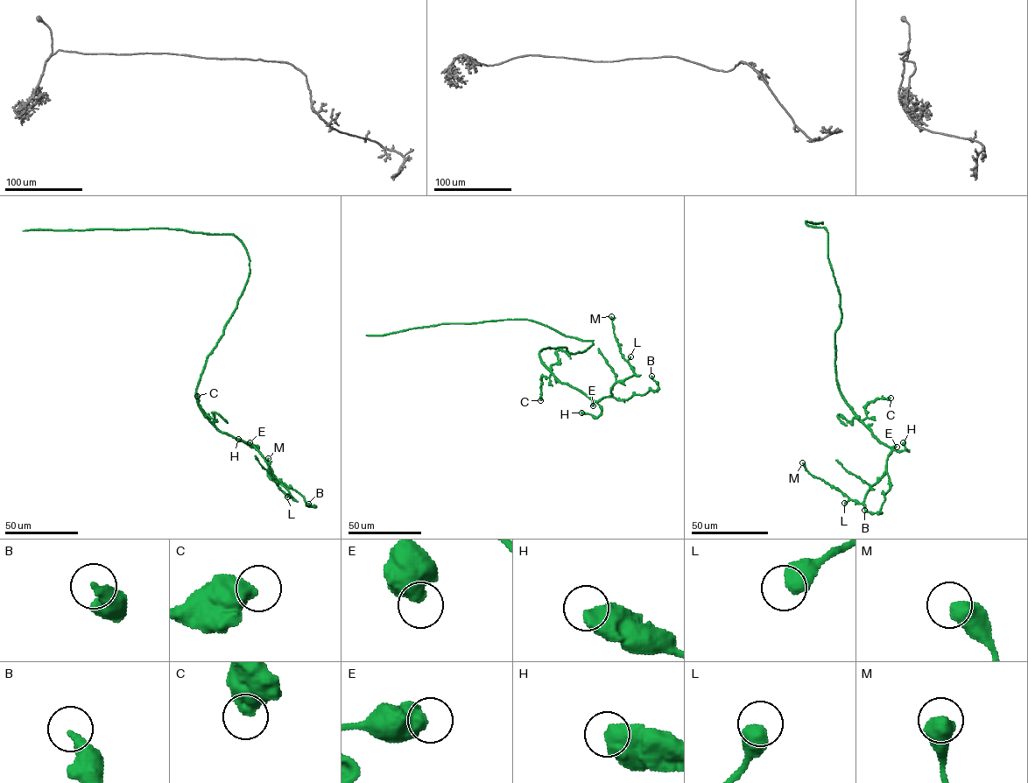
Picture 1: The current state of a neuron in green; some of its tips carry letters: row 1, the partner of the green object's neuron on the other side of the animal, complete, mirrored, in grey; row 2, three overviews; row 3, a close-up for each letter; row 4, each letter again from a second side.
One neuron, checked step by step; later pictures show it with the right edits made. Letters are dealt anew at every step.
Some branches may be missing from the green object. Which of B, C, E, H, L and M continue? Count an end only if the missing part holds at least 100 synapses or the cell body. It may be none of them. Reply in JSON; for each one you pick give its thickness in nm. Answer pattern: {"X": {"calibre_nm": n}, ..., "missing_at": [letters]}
{"missing_at": []}

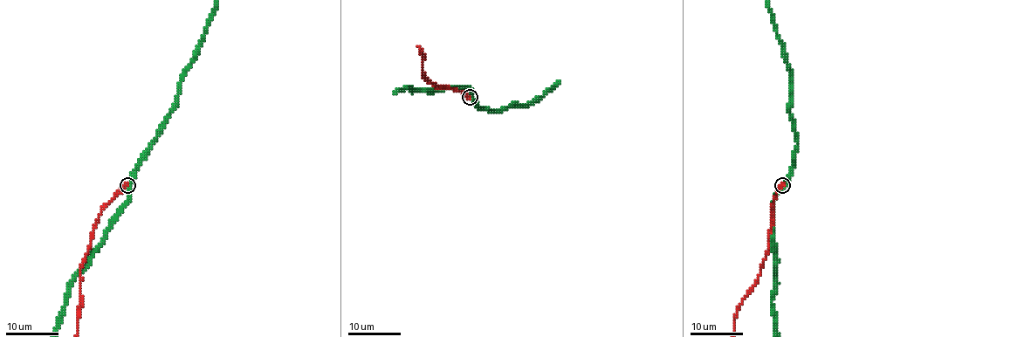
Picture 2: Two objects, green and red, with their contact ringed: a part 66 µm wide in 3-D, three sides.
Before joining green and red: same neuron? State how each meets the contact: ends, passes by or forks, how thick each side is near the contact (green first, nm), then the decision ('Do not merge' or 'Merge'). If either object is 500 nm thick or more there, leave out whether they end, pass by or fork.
At the ring green passes by. At the ring red ends. Thickness 440 nm (green) against 300 nm. Do not merge

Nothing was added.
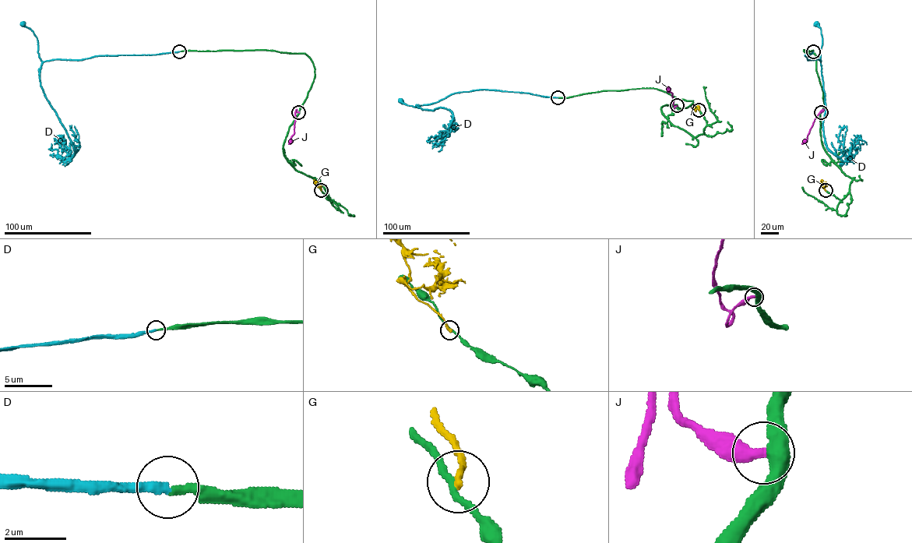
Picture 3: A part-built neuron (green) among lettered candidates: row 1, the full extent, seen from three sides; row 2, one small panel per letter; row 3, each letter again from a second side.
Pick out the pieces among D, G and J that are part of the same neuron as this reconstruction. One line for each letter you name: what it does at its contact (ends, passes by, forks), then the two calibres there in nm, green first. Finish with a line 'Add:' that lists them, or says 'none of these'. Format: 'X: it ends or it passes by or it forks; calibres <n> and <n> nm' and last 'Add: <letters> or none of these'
D: it ends; calibres 240 and 280 nm
Add: D

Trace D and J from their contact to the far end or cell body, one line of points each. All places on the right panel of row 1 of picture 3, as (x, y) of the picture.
D: (812, 51), (804, 55), (808, 60), (820, 61), (826, 146), (844, 161), (859, 139), (867, 144)
J: (821, 112), (815, 119), (807, 139), (801, 144)

